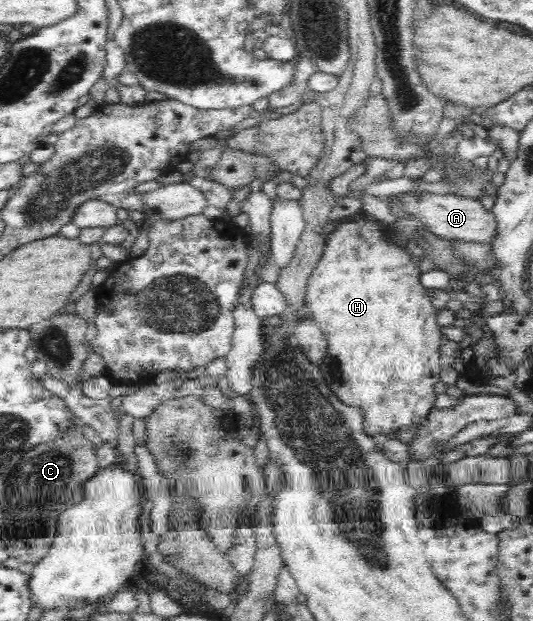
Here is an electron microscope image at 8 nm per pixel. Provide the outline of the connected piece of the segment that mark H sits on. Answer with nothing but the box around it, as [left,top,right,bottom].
[305,220,445,439]

